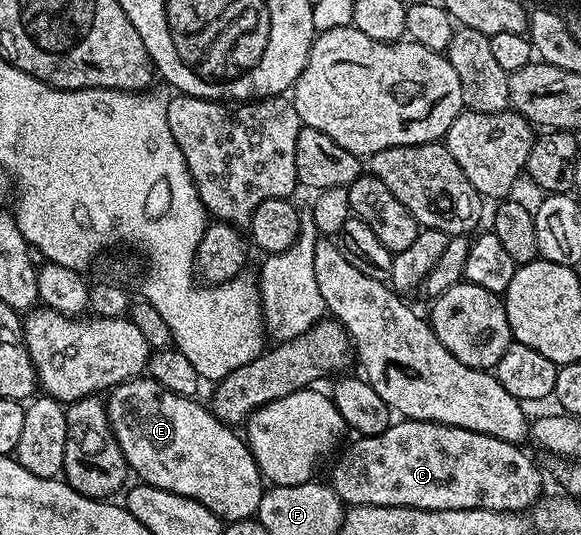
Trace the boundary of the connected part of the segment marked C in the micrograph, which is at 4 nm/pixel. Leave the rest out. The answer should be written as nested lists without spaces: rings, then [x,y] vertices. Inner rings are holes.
[[[401,419],[392,427],[384,429],[379,435],[374,437],[358,436],[357,441],[353,441],[349,446],[346,444],[340,450],[341,458],[333,465],[333,479],[331,479],[332,489],[344,502],[346,506],[354,505],[374,505],[375,507],[395,507],[402,505],[408,509],[434,509],[435,511],[467,511],[468,509],[486,509],[487,511],[499,511],[500,513],[520,513],[542,500],[541,493],[541,473],[537,470],[537,465],[524,453],[520,444],[504,442],[503,439],[493,438],[489,434],[476,433],[475,431],[460,429],[457,426],[441,425],[433,421],[413,421]]]

